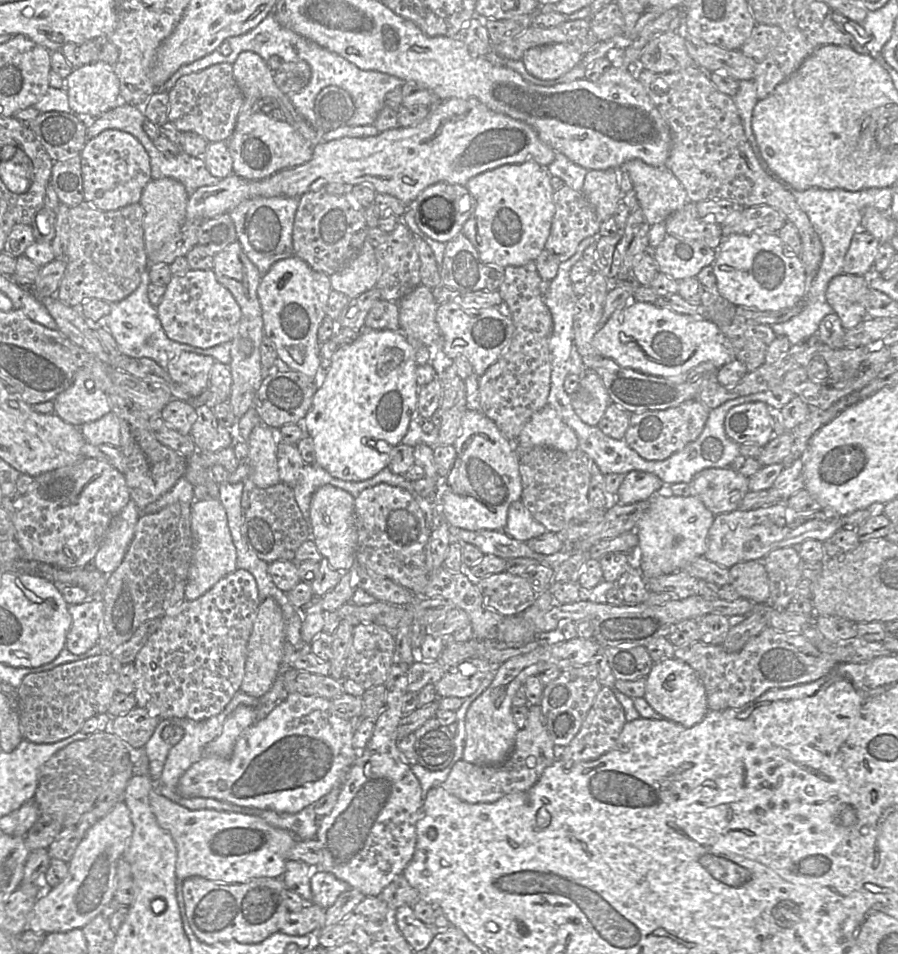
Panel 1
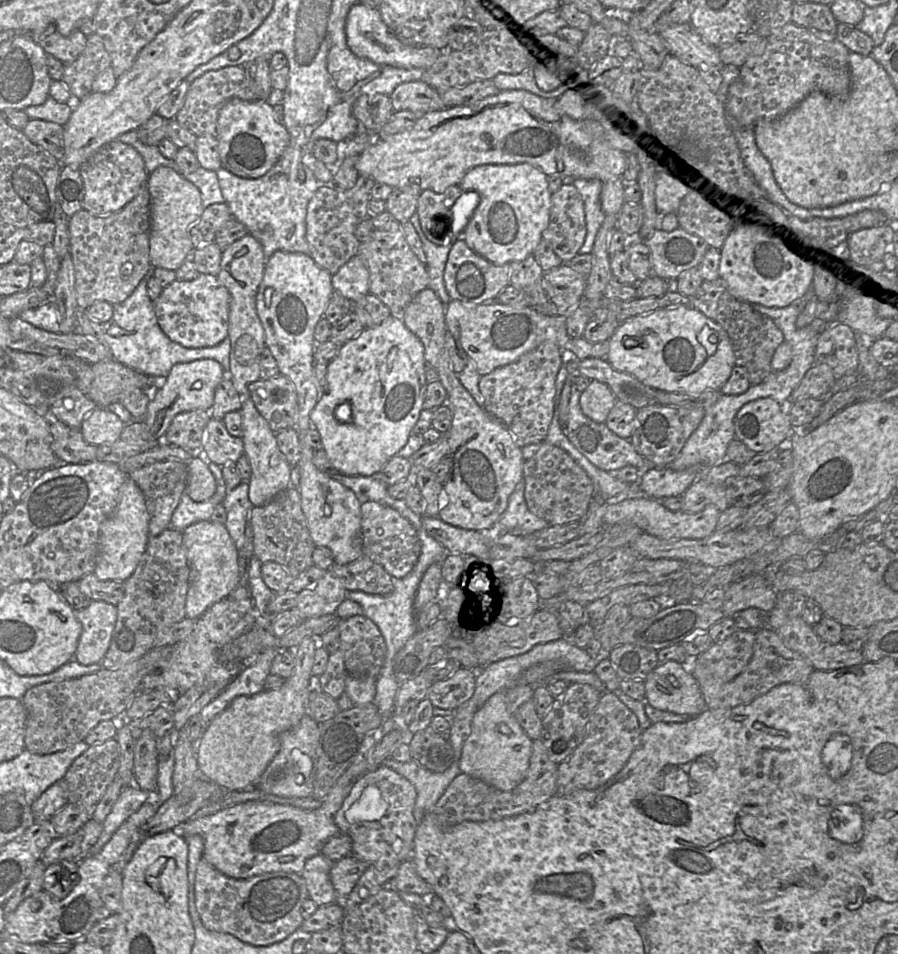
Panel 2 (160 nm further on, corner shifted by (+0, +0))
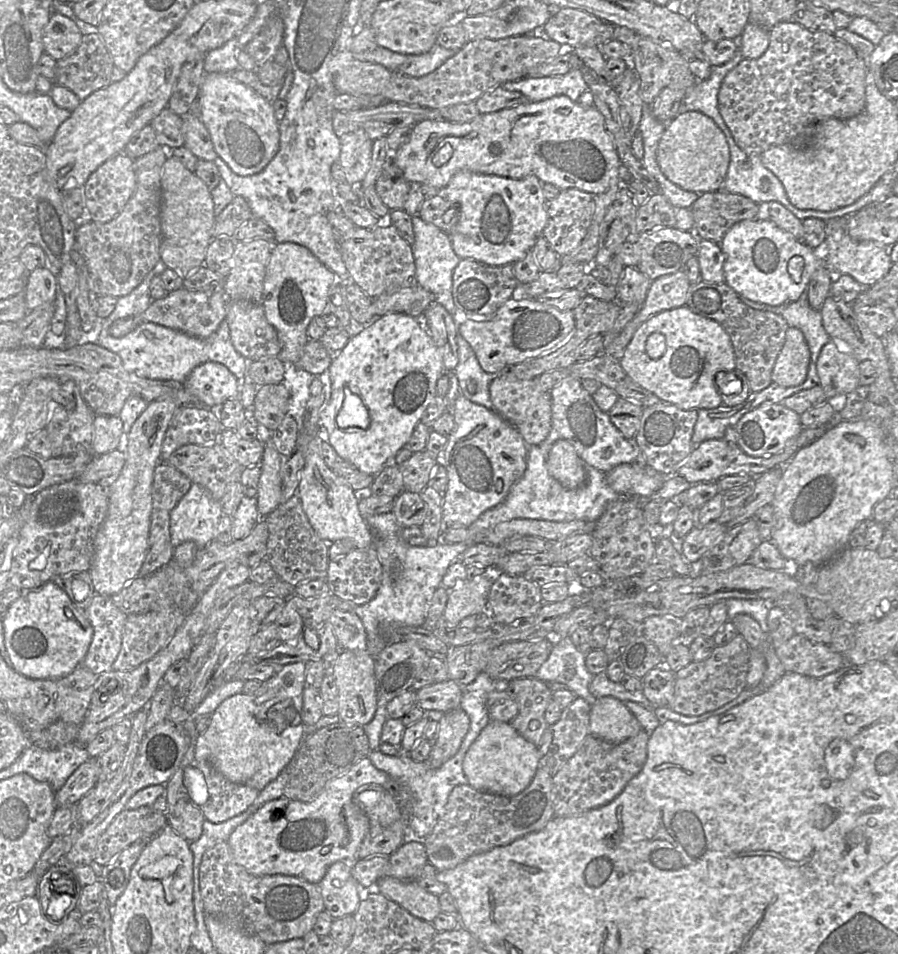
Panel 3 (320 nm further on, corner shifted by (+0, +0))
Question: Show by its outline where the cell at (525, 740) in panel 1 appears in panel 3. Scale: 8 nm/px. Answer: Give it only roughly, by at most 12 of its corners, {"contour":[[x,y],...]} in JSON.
{"contour":[[538,767],[514,796],[451,791],[424,838],[428,863],[472,855],[543,829],[552,775]]}

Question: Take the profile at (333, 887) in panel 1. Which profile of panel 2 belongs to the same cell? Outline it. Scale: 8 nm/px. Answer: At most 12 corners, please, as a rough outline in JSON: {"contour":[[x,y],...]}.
{"contour":[[354,856],[334,862],[330,879],[338,901],[348,896],[368,866]]}

